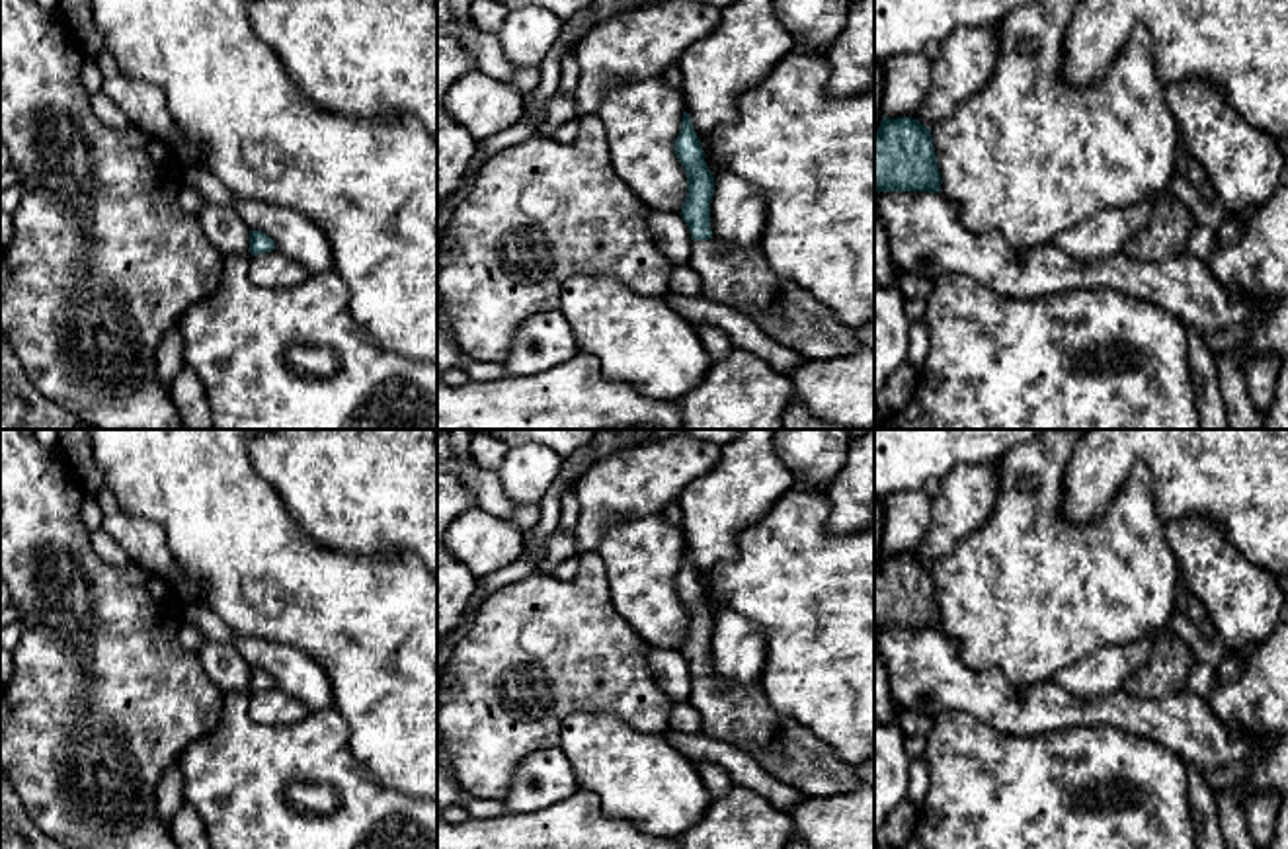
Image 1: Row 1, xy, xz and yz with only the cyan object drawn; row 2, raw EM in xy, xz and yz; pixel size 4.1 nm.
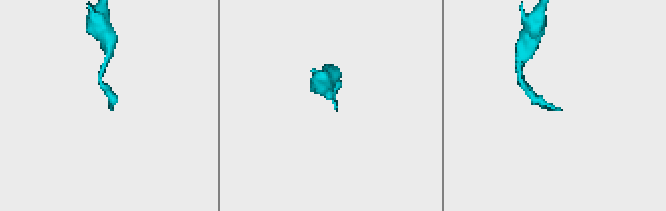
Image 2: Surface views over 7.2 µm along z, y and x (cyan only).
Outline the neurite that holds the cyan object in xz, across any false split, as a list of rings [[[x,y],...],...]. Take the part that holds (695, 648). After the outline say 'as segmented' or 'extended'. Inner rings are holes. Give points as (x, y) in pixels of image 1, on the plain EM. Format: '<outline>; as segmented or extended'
[[[687,548],[675,591],[687,611],[687,634],[679,650],[693,677],[687,701],[703,718],[703,734],[742,749],[806,796],[837,796],[859,788],[855,767],[810,728],[777,712],[757,681],[734,685],[712,675],[714,615]]]; extended

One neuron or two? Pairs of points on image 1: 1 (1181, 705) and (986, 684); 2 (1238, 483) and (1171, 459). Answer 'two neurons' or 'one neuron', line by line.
1: one neuron
2: one neuron

